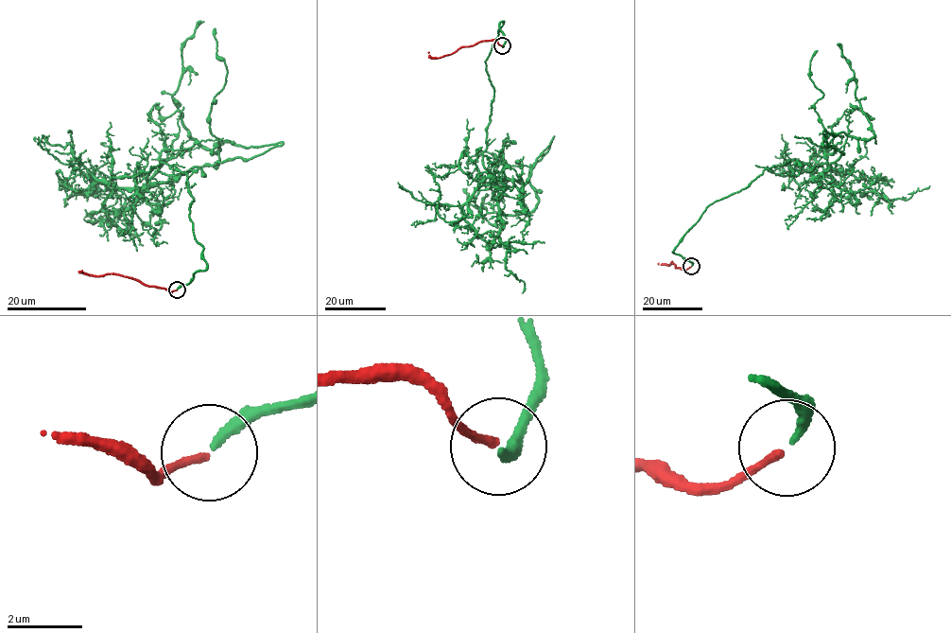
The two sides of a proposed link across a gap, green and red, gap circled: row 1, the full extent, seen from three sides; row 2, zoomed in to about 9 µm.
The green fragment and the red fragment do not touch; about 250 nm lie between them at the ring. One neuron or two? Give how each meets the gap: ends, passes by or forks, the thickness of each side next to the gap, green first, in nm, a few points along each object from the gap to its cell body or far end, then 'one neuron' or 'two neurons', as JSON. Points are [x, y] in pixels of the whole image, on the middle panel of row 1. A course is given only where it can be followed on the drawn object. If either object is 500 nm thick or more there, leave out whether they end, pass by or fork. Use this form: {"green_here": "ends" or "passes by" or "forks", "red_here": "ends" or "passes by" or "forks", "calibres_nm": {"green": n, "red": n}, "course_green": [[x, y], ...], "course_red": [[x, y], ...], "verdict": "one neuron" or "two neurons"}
{"green_here": "ends", "red_here": "ends", "calibres_nm": {"green": 240, "red": 200}, "course_green": [[502, 46], [502, 21], [482, 163], [526, 183], [551, 141], [528, 176], [537, 206], [487, 212], [467, 188]], "course_red": [[502, 45], [493, 40], [477, 42], [438, 58], [431, 57], [428, 52]], "verdict": "one neuron"}

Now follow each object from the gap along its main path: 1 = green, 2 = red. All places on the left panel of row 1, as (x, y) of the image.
1: (177, 289), (207, 263), (186, 173), (146, 175), (275, 145), (190, 135), (172, 96), (203, 21)
2: (177, 290), (170, 292), (116, 273), (96, 276), (79, 272), (82, 270)

